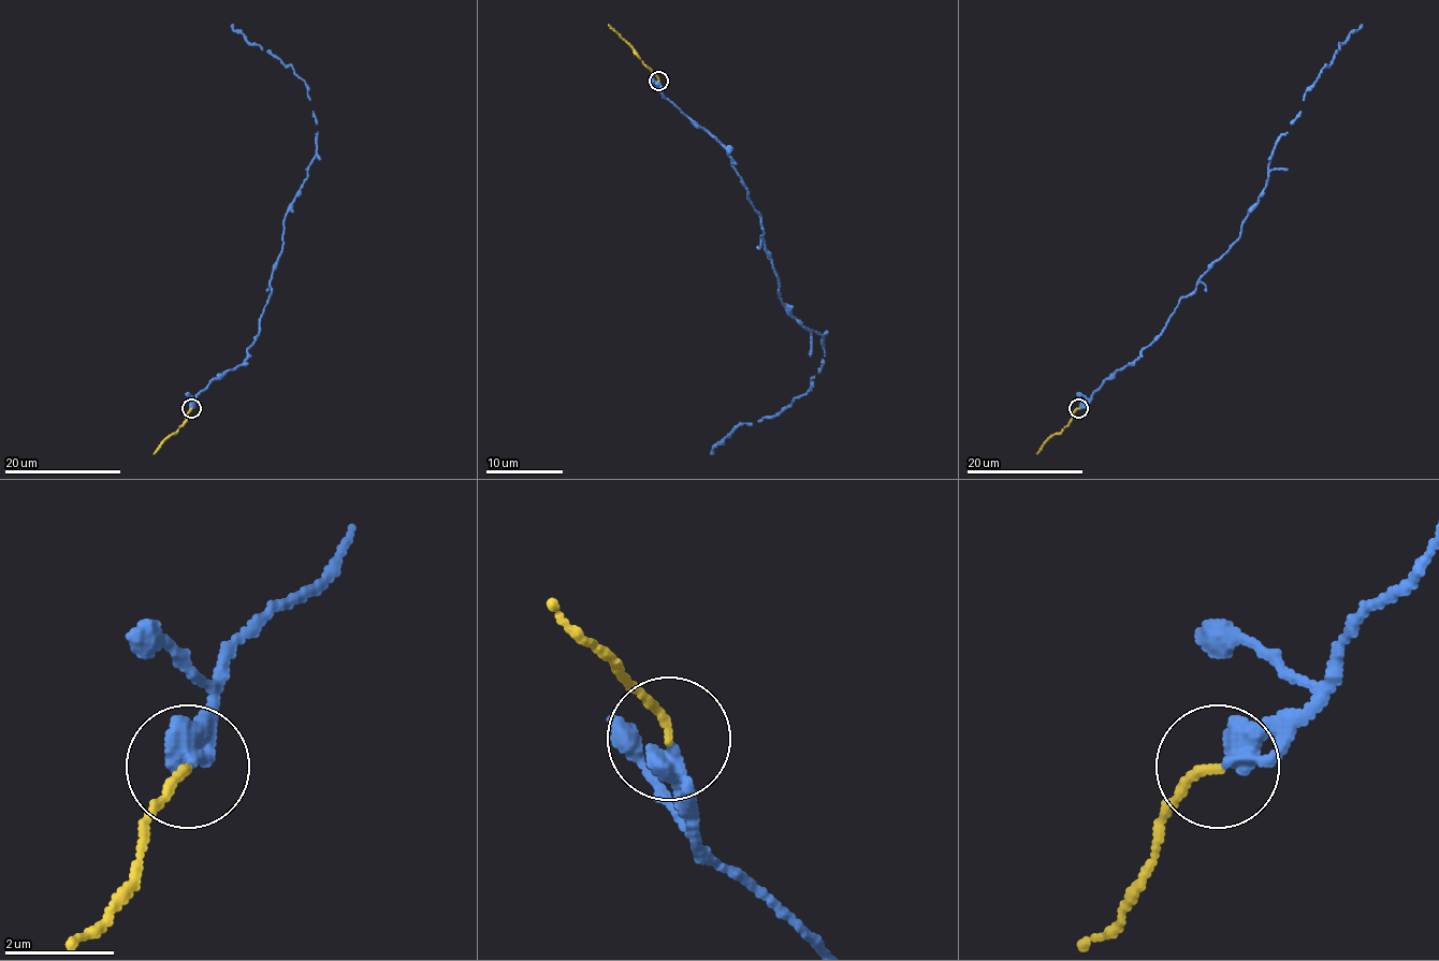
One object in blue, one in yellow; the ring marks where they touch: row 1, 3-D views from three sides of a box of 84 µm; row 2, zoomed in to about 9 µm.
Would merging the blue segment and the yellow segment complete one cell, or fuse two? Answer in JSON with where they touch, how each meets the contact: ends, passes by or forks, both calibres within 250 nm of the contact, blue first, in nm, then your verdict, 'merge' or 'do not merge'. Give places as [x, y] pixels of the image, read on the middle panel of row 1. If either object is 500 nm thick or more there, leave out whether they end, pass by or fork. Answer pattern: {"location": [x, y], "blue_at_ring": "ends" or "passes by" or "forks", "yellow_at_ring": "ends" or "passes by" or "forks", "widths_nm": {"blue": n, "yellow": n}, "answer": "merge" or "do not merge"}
{"location": [658, 81], "widths_nm": {"blue": 500, "yellow": 160}, "answer": "merge"}

